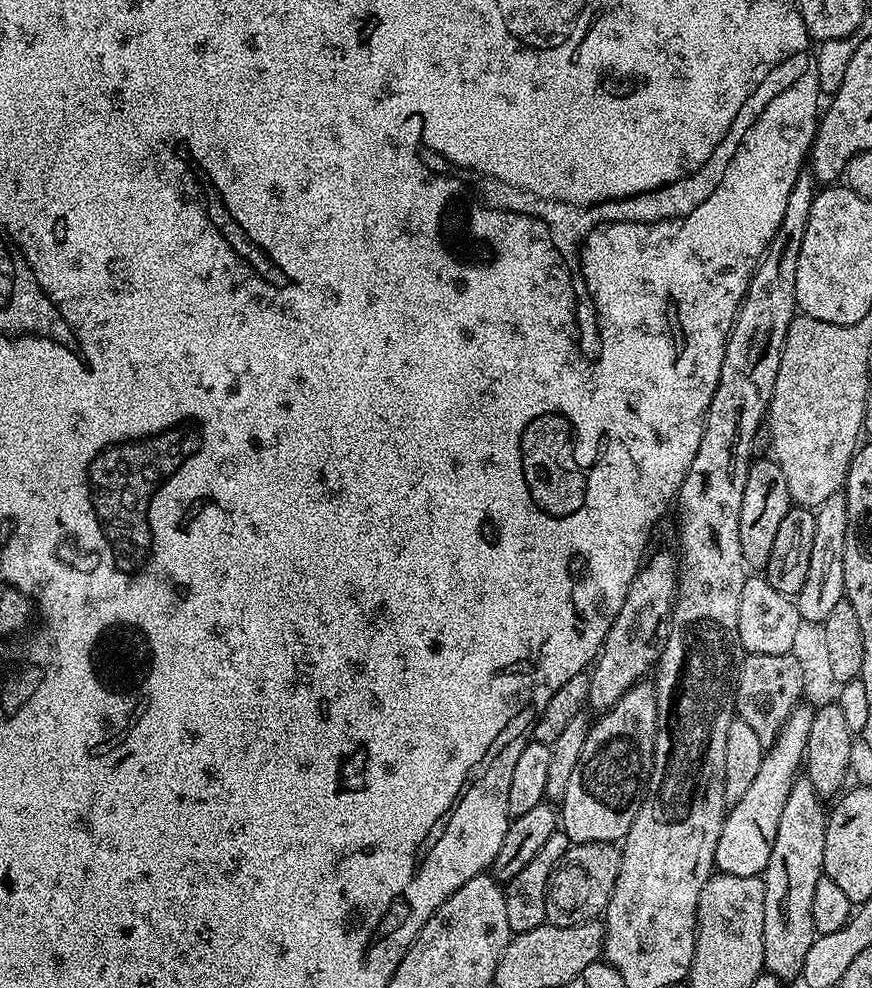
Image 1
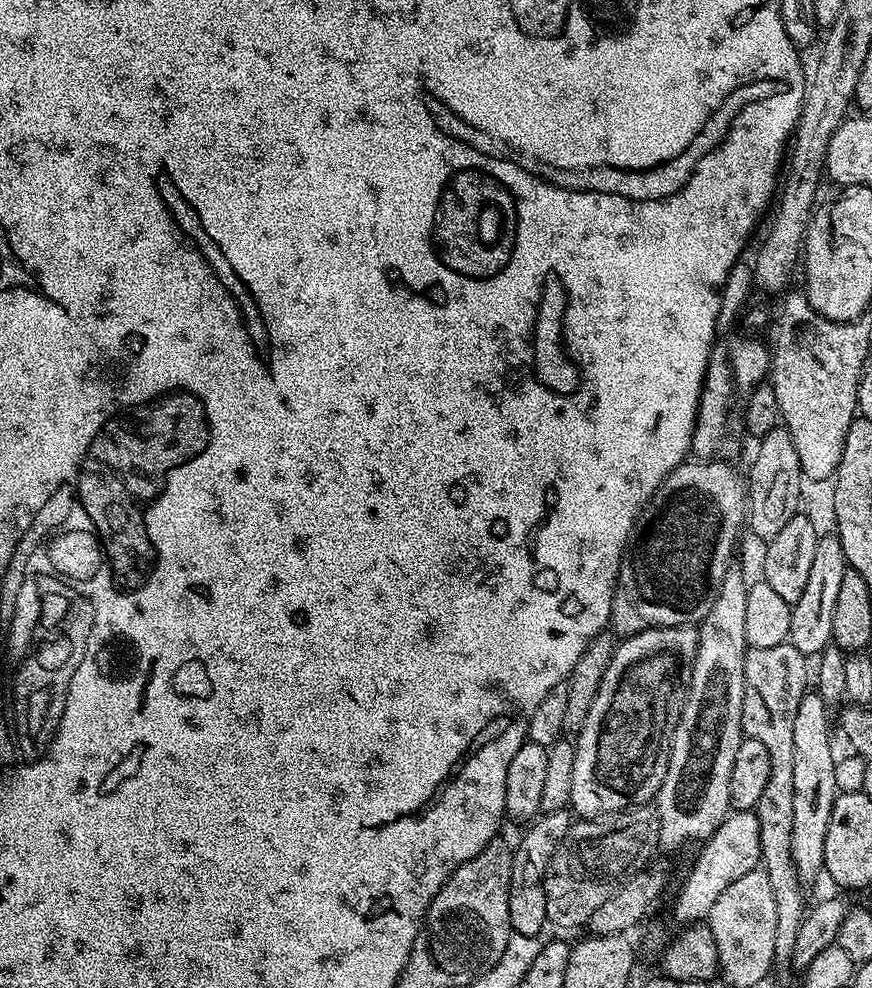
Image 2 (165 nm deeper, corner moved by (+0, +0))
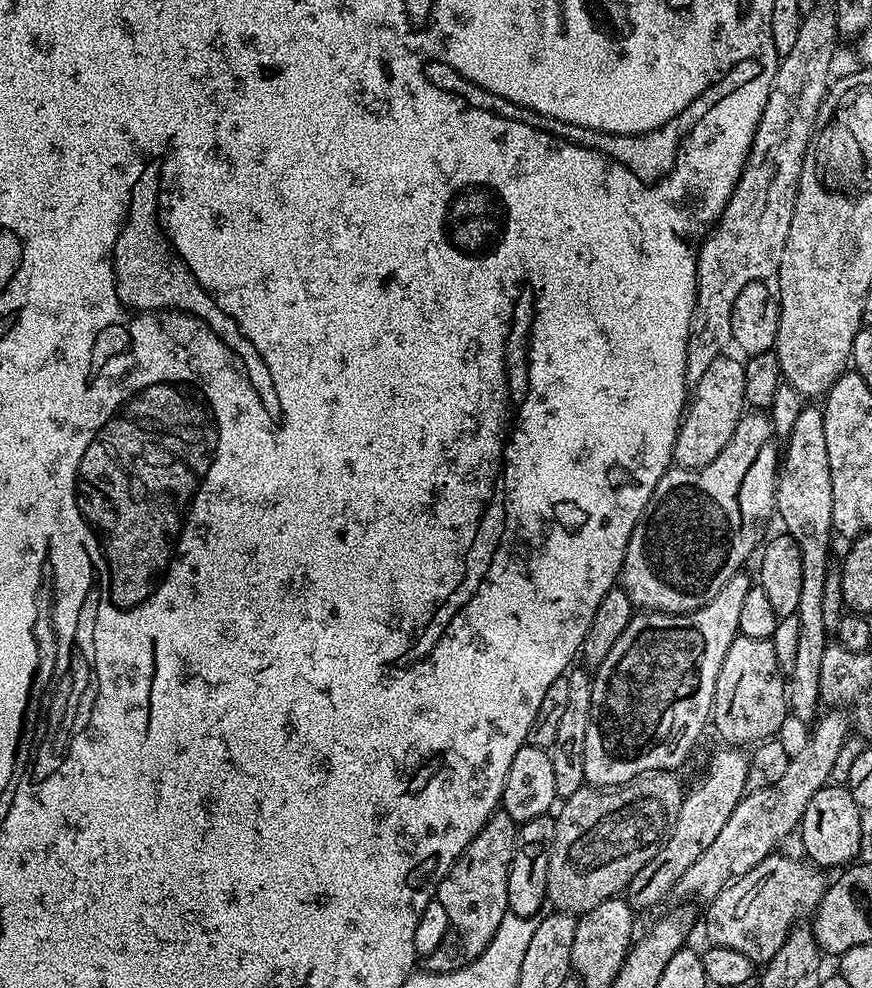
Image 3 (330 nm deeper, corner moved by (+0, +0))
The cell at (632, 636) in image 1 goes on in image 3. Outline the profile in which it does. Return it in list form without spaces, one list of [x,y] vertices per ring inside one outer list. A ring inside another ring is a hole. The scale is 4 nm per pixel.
[[[752,410],[742,416],[730,442],[726,443],[725,449],[722,450],[718,458],[714,459],[714,462],[710,462],[708,466],[703,466],[701,469],[684,469],[672,466],[669,467],[666,474],[662,474],[658,486],[654,486],[654,494],[650,494],[650,502],[646,502],[646,506],[630,534],[630,542],[626,546],[626,554],[620,567],[618,580],[625,594],[630,598],[633,609],[645,612],[693,612],[707,606],[716,597],[718,590],[722,590],[722,586],[726,586],[726,582],[730,582],[730,578],[743,569],[740,567],[747,562],[748,555],[752,551],[754,551],[753,553],[757,551],[758,545],[761,543],[760,535],[763,534],[768,519],[773,519],[774,516],[776,477],[778,475],[778,444],[776,448],[776,443],[778,443],[778,437],[772,425],[771,415],[760,410]]]

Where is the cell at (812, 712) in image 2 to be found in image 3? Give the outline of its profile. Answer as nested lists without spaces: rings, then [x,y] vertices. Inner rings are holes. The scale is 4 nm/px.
[[[806,406],[802,414],[798,414],[798,422],[794,422],[794,430],[786,438],[782,448],[782,459],[778,464],[776,477],[776,507],[775,515],[780,516],[784,523],[783,531],[794,538],[798,550],[802,554],[802,594],[798,598],[798,610],[795,618],[799,622],[798,654],[794,658],[794,666],[786,680],[788,693],[788,711],[793,717],[812,722],[817,719],[822,708],[820,691],[818,690],[818,673],[822,671],[822,654],[830,640],[830,630],[826,622],[822,622],[822,590],[826,586],[826,574],[830,571],[828,550],[832,546],[832,483],[830,482],[830,454],[826,454],[826,434],[824,433],[824,414],[819,407]]]

